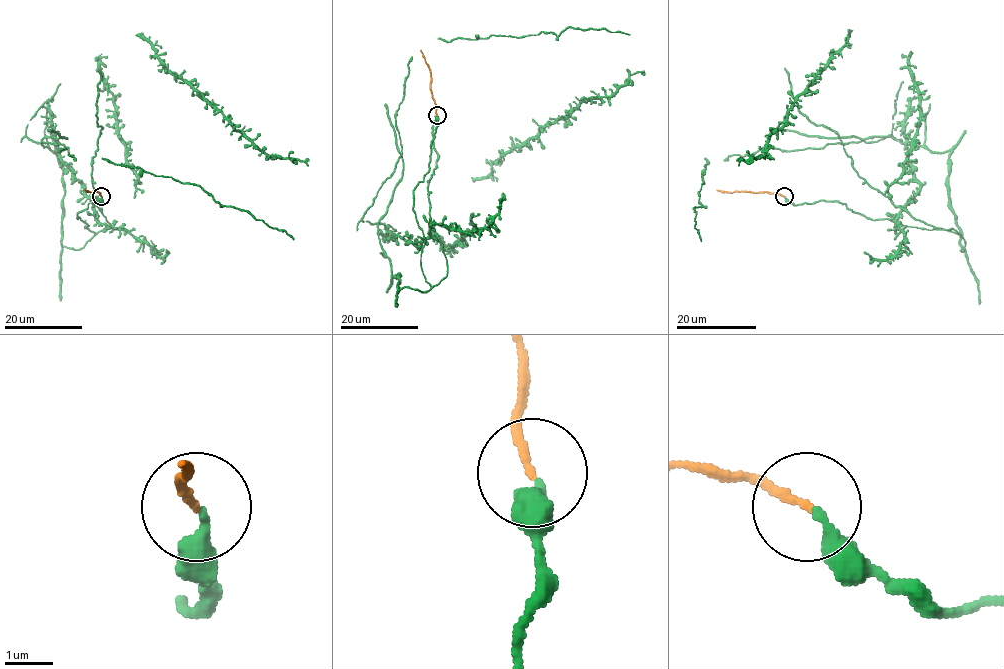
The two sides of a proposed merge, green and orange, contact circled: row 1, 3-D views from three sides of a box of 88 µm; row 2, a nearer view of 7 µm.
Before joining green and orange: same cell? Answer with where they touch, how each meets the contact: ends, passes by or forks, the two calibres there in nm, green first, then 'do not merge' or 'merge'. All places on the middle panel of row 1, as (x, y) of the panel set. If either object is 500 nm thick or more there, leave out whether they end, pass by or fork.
(437, 115) | green ends | orange ends | 240/150 nm | merge

